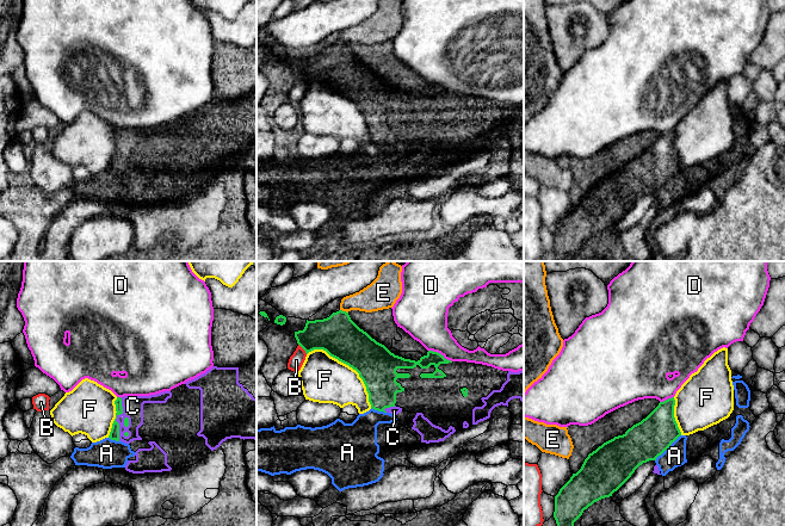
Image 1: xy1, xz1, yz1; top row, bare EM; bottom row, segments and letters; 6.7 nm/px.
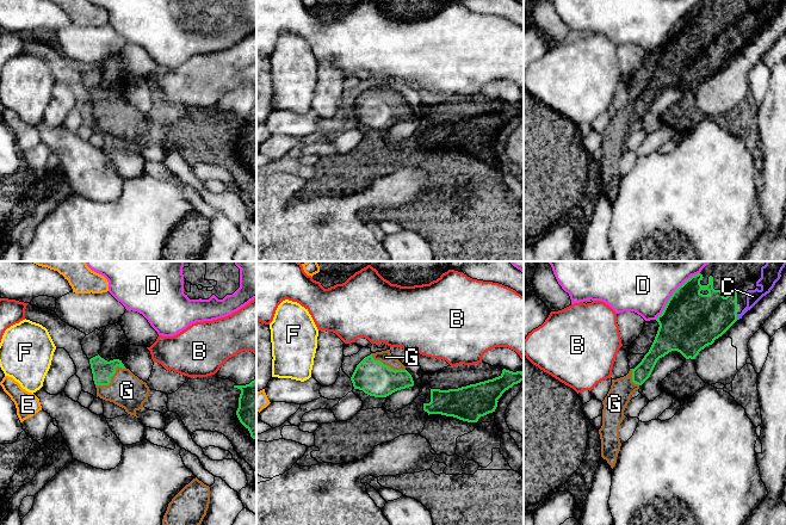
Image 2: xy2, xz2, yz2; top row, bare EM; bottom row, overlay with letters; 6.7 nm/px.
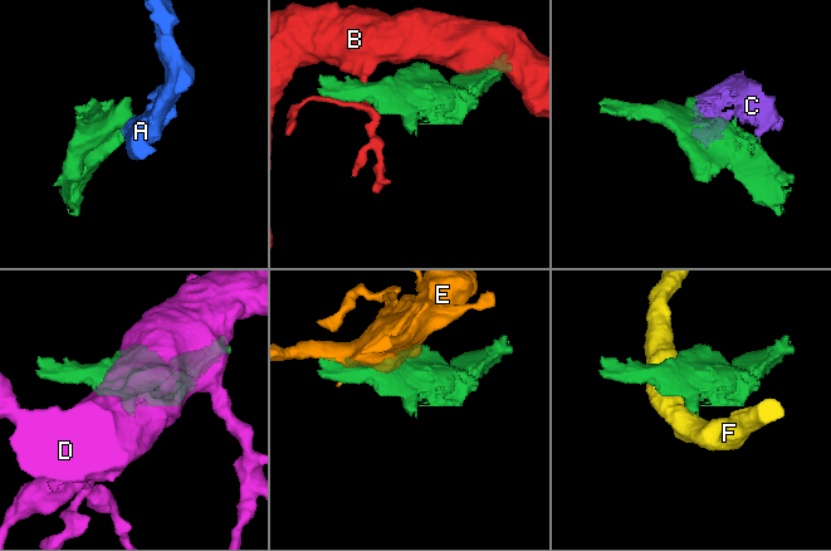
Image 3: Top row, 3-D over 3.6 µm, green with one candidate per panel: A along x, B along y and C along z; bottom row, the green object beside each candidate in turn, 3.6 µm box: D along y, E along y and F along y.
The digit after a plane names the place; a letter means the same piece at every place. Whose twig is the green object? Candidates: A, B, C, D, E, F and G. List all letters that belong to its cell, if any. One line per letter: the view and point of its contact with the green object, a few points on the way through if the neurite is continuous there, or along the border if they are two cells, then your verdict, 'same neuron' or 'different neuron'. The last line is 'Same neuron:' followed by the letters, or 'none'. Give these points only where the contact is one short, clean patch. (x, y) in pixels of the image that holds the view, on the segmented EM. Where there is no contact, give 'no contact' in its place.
A: contact yz1 (667, 447); border yz1 (680, 434), (655, 460); different neuron
B: contact xz1 (302, 347); different neuron
C: contact xy1 (116, 418); same neuron
D: contact yz2 (673, 292); different neuron
E: contact xz1 (344, 311); border xz1 (340, 309), (347, 313); different neuron
F: contact xz1 (350, 366); different neuron
G: contact xy2 (110, 378); way xy2 (103, 370), (110, 378), (127, 390); same neuron
Same neuron: C, G

